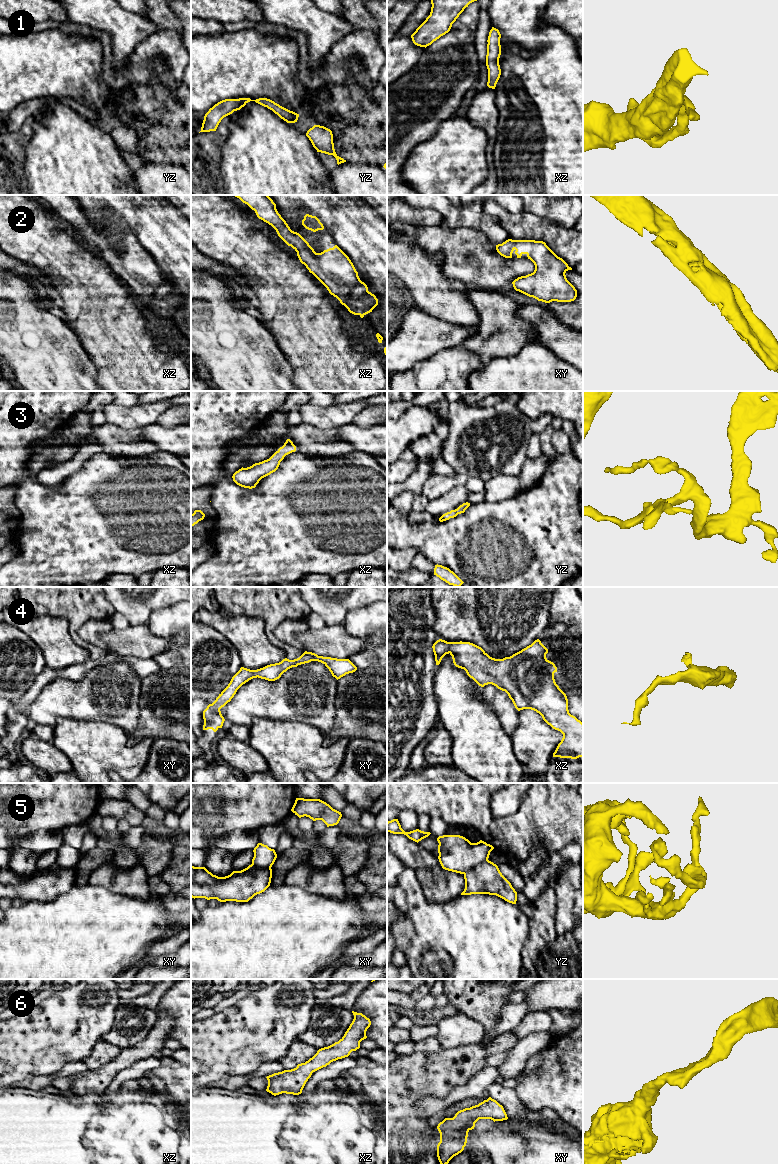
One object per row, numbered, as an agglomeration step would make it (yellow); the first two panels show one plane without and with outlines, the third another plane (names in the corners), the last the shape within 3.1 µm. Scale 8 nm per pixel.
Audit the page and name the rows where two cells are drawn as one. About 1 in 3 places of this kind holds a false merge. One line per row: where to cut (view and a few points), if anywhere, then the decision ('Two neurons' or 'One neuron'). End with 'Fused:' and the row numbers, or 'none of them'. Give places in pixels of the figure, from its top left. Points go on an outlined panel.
1: No split. One neuron
2: No split. One neuron
3: No split. One neuron
4: No split. One neuron
5: No split. One neuron
6: No split. One neuron
Fused: none of them

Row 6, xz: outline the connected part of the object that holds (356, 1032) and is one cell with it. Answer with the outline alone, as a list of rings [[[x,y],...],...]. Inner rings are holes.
[[[352,1011],[354,1015],[354,1019],[350,1024],[349,1028],[345,1032],[344,1036],[334,1044],[321,1048],[317,1051],[317,1053],[310,1058],[305,1063],[298,1064],[296,1068],[291,1070],[284,1070],[282,1072],[274,1073],[272,1075],[267,1076],[268,1086],[266,1091],[276,1096],[282,1093],[299,1095],[302,1093],[302,1090],[311,1077],[312,1073],[326,1067],[331,1062],[336,1061],[338,1059],[342,1059],[348,1057],[352,1051],[356,1051],[360,1048],[360,1042],[367,1038],[366,1031],[371,1025],[371,1021],[362,1013],[357,1013]]]

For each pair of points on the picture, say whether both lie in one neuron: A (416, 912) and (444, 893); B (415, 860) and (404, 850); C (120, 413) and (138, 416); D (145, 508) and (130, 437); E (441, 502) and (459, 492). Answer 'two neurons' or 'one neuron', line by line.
A: two neurons
B: one neuron
C: one neuron
D: two neurons
E: one neuron

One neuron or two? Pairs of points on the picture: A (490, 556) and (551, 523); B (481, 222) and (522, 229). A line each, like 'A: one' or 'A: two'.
A: one
B: two

